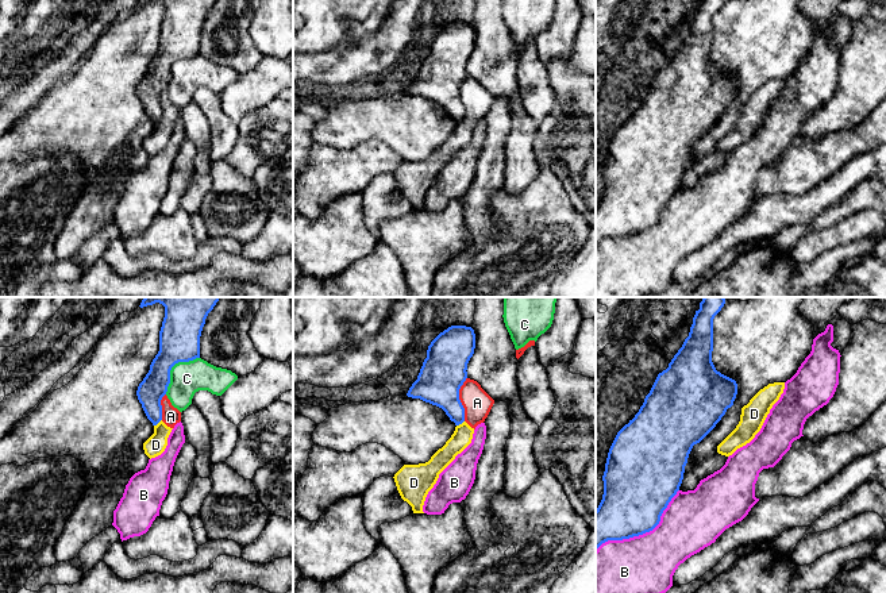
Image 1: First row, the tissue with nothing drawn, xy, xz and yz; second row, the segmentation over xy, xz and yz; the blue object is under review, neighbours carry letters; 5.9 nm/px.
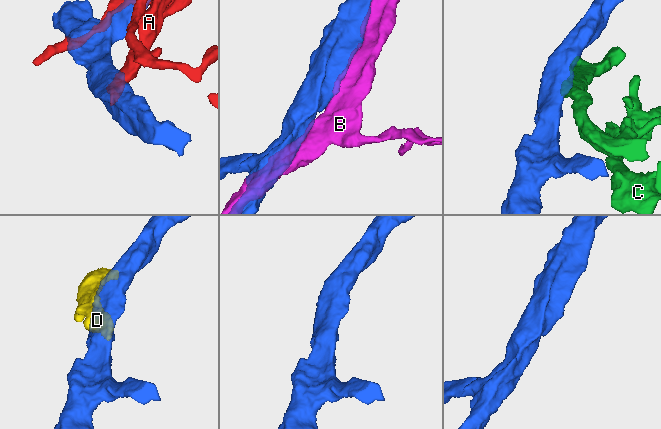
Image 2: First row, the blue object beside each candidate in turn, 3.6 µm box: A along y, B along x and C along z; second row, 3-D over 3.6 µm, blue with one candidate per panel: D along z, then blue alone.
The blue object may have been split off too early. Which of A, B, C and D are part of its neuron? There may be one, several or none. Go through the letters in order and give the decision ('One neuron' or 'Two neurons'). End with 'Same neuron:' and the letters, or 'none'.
A: Two neurons
B: Two neurons
C: Two neurons
D: Two neurons
Same neuron: none

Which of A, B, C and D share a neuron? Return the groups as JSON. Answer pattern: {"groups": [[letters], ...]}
{"groups": [["A", "D"], ["B"], ["C"]]}

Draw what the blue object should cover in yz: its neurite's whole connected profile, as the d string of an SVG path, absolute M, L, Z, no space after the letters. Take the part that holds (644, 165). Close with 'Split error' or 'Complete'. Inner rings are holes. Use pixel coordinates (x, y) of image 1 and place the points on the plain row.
M700 0L689 34L674 53L669 65L658 72L643 103L628 122L616 132L602 173L604 192L596 207L596 249L608 238L623 238L652 228L660 219L663 208L679 188L685 163L694 142L700 140L733 103L737 92L735 77L716 68L712 59L713 16L725 0Z. Complete

